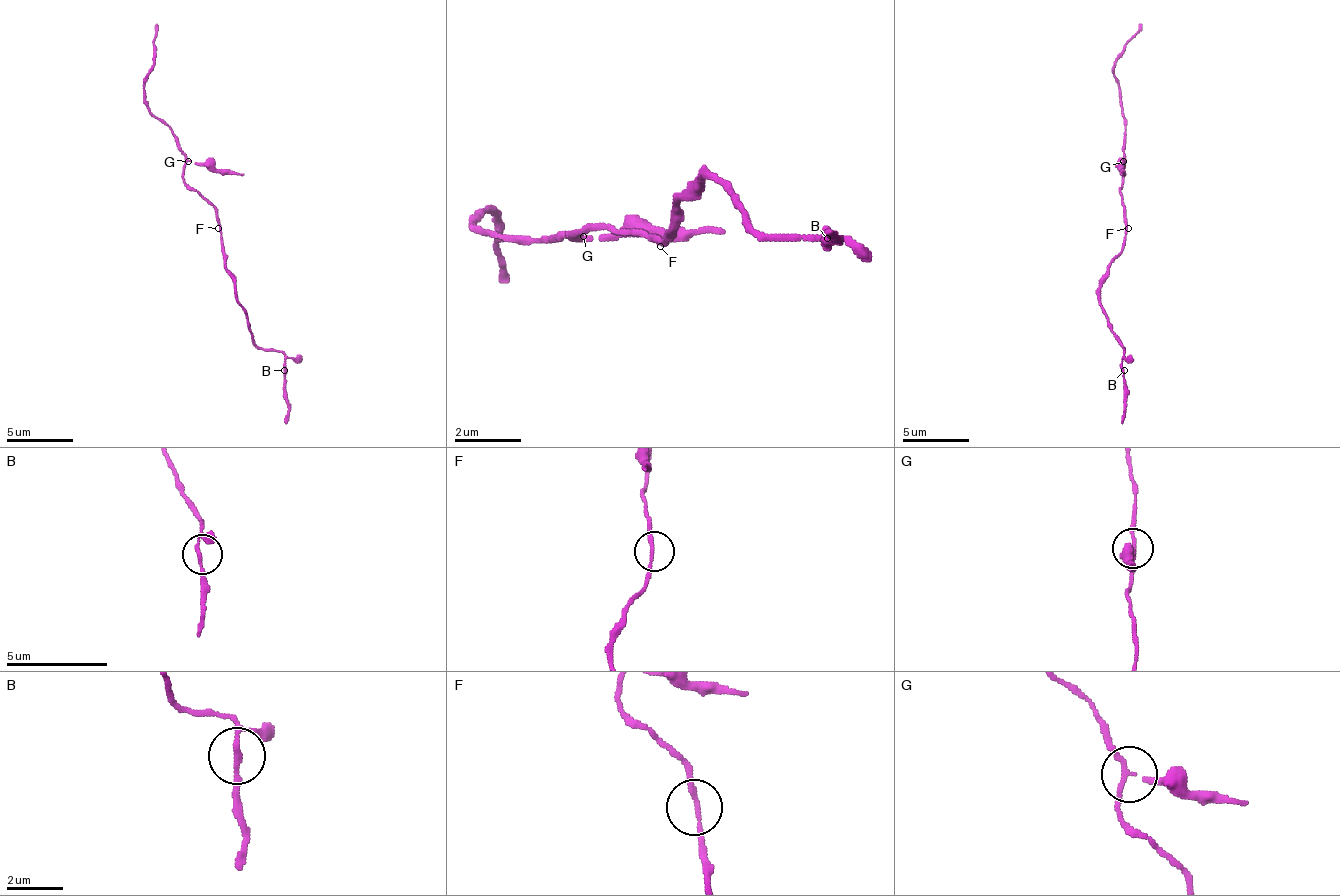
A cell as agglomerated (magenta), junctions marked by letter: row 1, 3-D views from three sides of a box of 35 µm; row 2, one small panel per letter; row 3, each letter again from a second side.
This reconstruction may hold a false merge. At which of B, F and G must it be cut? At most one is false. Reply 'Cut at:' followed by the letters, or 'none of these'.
Cut at: G

